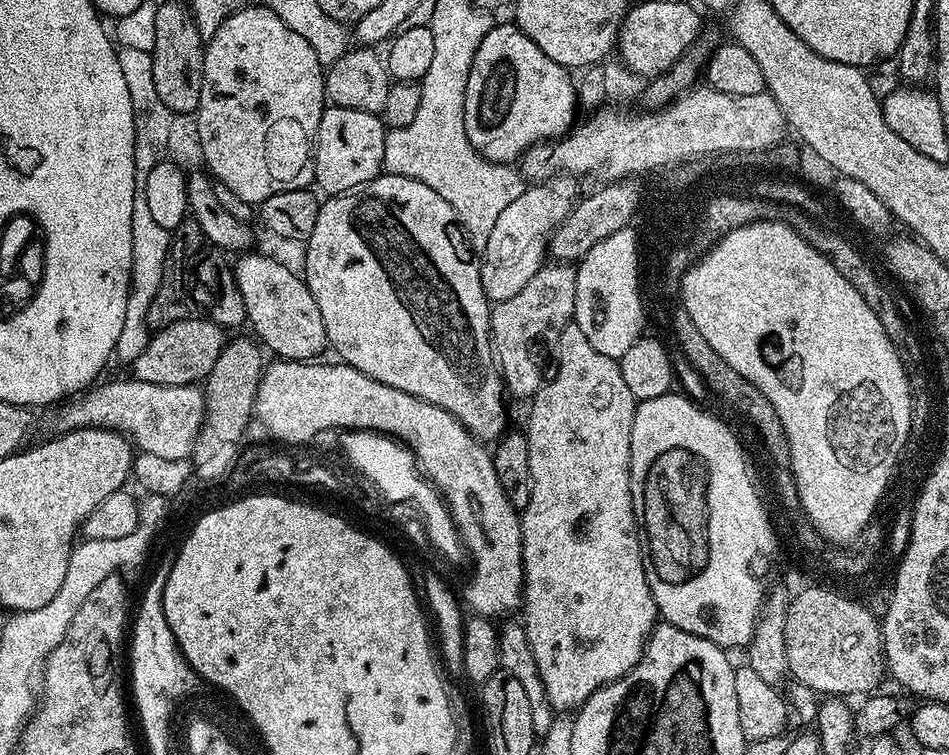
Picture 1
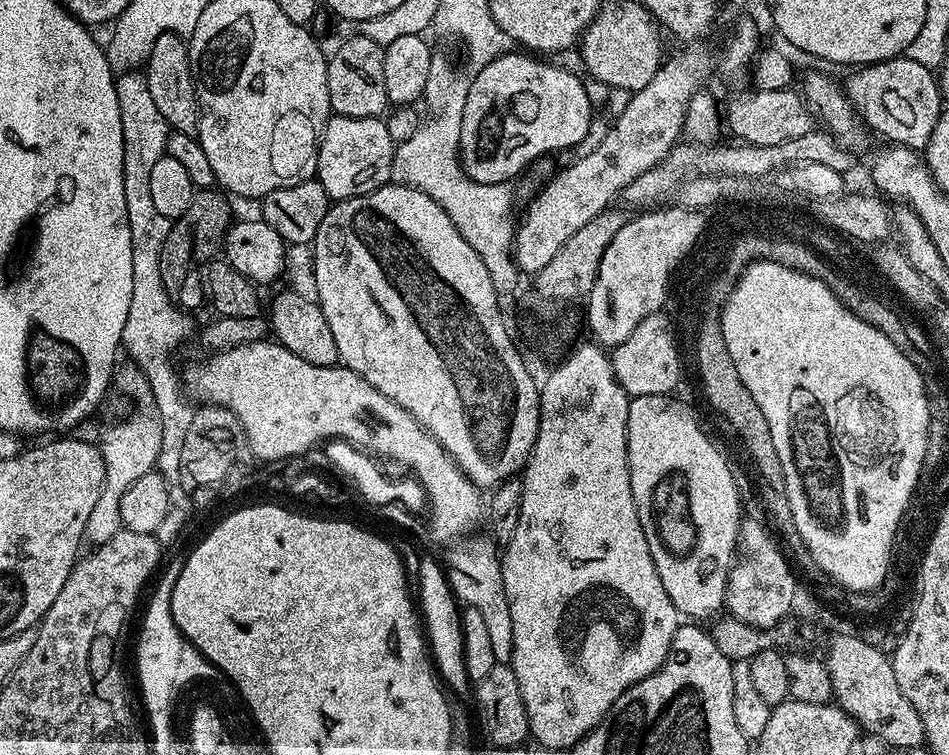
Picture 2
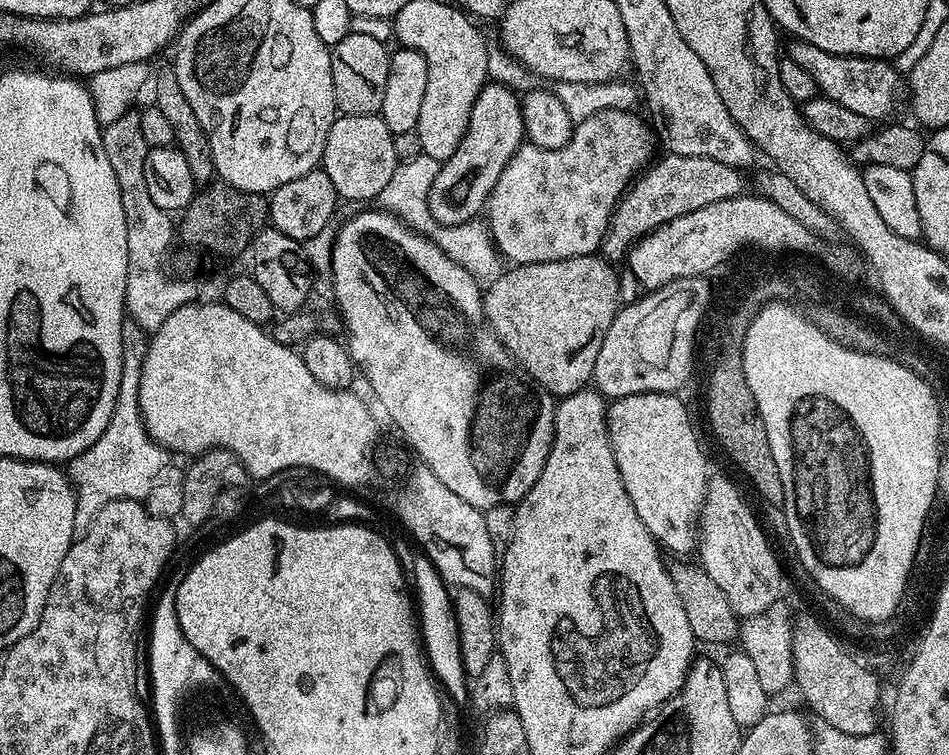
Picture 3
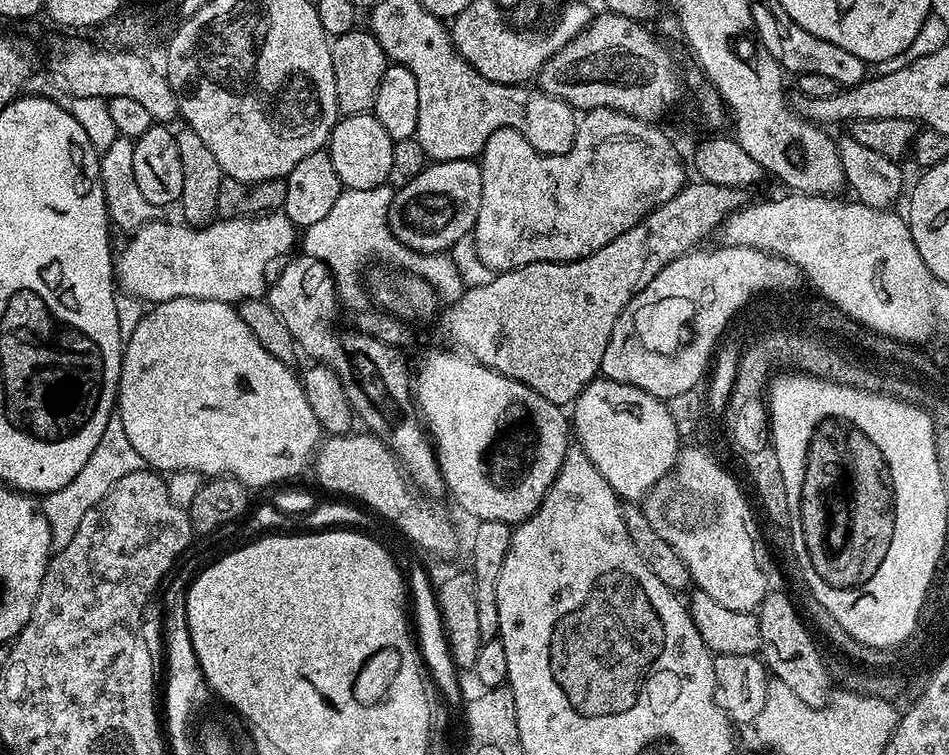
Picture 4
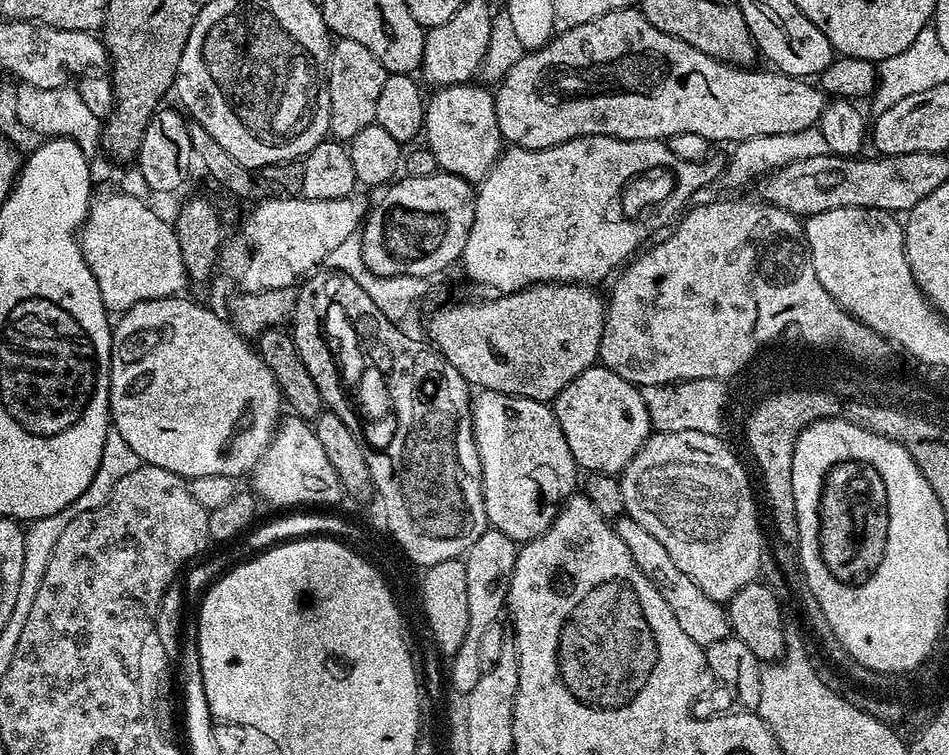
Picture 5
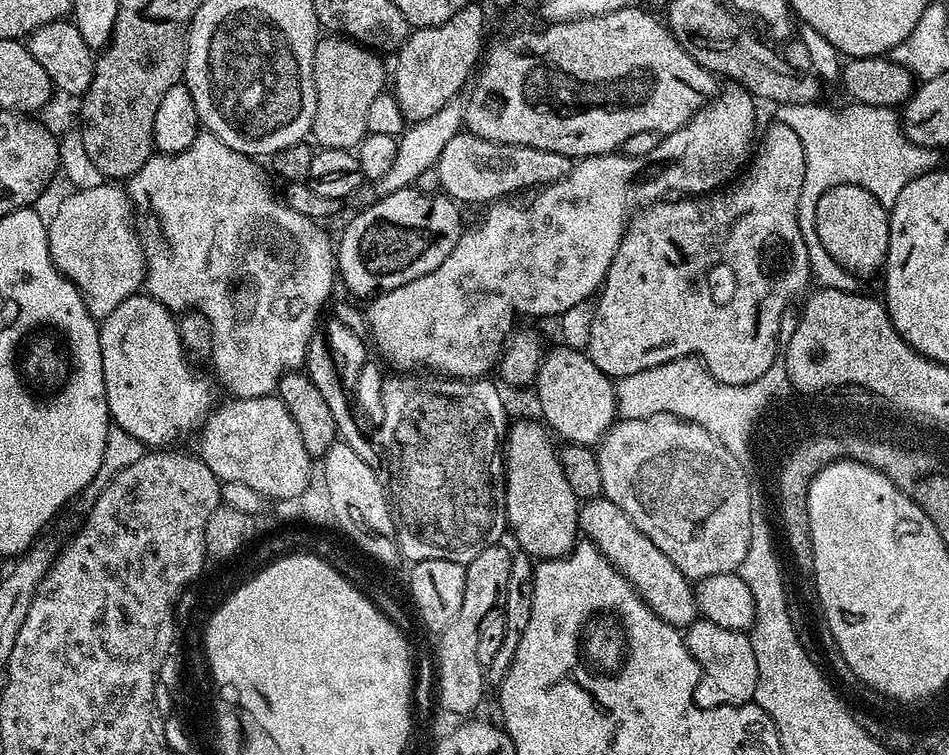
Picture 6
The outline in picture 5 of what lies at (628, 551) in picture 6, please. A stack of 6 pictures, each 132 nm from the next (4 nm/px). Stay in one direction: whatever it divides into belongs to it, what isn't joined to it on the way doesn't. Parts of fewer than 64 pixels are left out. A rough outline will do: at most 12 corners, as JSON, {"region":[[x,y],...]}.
{"region":[[626,514],[615,521],[638,570],[705,650],[730,629],[727,607],[678,570]]}

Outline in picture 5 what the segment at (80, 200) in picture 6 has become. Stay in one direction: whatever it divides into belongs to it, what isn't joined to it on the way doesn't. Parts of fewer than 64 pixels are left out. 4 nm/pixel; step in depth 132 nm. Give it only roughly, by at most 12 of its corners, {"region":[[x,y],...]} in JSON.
{"region":[[93,199],[80,249],[109,313],[183,293],[175,227]]}

